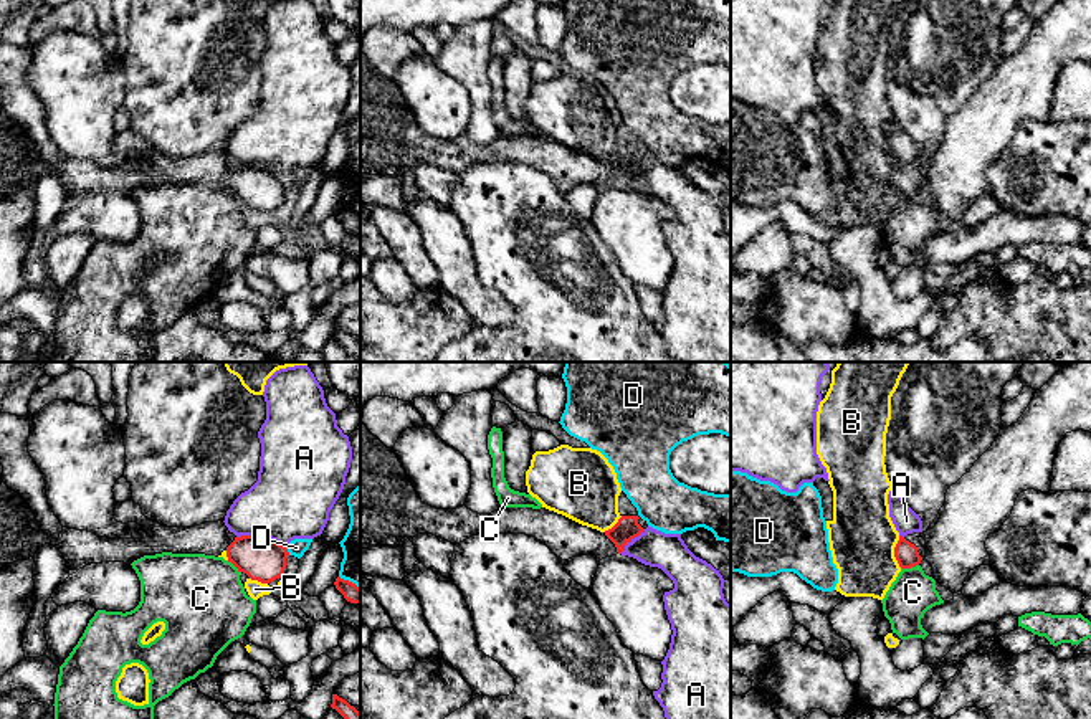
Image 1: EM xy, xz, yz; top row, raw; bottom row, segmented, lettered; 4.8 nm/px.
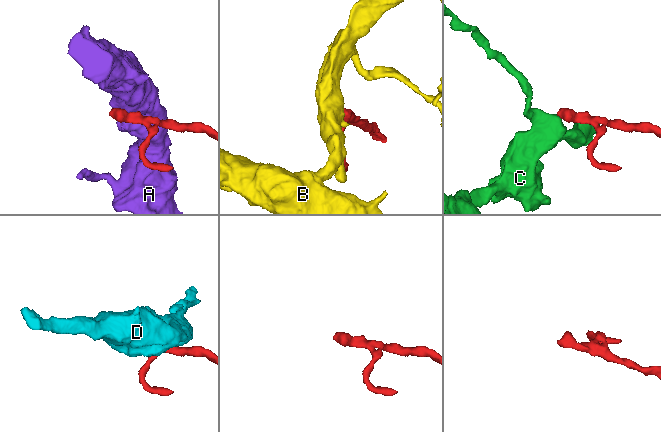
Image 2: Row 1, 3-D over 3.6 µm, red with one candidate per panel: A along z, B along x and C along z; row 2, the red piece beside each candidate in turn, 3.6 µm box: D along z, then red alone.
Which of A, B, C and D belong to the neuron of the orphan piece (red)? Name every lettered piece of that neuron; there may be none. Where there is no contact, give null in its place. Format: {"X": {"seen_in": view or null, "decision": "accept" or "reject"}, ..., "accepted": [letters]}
{"A": {"seen_in": "xy", "decision": "reject"}, "B": {"seen_in": "yz", "decision": "reject"}, "C": {"seen_in": "yz", "decision": "reject"}, "D": {"seen_in": "xy", "decision": "reject"}, "accepted": []}

